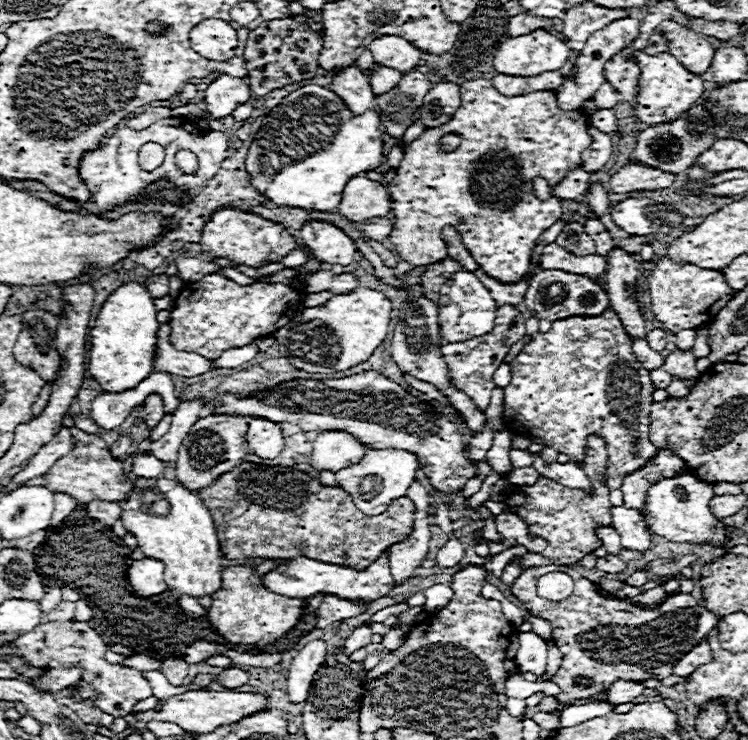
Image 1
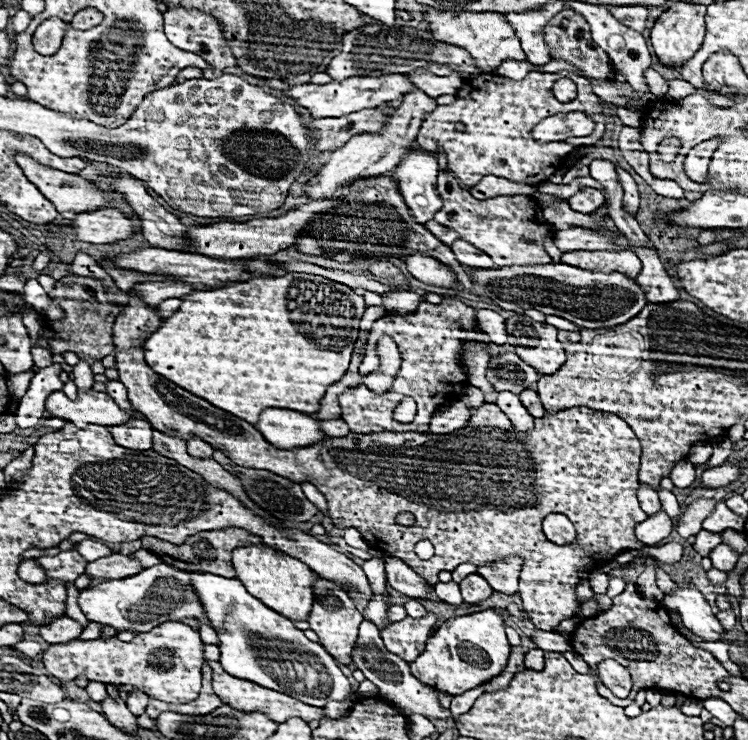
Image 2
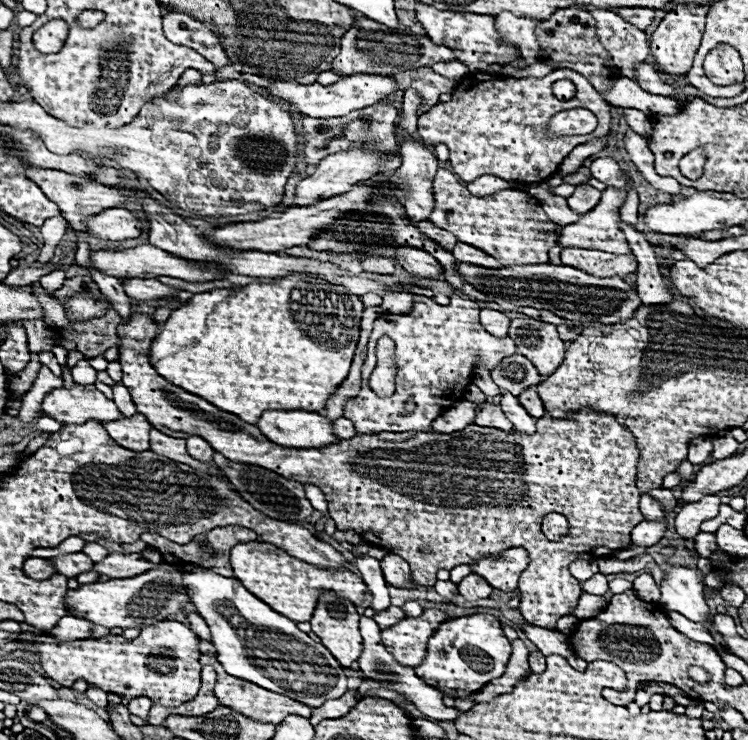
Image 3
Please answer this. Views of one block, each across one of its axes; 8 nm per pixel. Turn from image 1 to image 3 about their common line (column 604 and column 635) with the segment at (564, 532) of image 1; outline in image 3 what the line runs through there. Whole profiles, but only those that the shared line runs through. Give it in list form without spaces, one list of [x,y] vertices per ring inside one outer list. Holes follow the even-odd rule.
[[[132,314],[130,322],[128,324],[120,324],[118,326],[118,336],[120,336],[120,364],[122,364],[122,370],[124,370],[124,378],[122,378],[122,384],[130,390],[132,394],[132,400],[136,404],[136,410],[142,412],[150,424],[154,428],[158,428],[160,432],[168,434],[168,436],[174,436],[174,438],[186,438],[186,436],[202,436],[206,442],[210,442],[210,446],[216,450],[216,452],[222,452],[226,458],[230,460],[238,460],[238,462],[246,462],[246,464],[256,464],[256,466],[262,466],[262,468],[268,468],[268,470],[274,470],[278,472],[280,476],[288,478],[288,480],[296,480],[296,482],[302,482],[302,484],[312,484],[312,486],[318,486],[326,500],[328,500],[328,510],[330,510],[330,516],[332,520],[336,522],[336,528],[338,530],[354,530],[358,532],[362,538],[366,540],[374,540],[372,544],[380,544],[380,548],[388,548],[388,550],[394,550],[394,554],[402,556],[408,564],[410,564],[410,570],[412,570],[412,584],[414,586],[434,586],[436,582],[436,572],[440,568],[446,568],[446,570],[452,570],[454,566],[458,564],[470,564],[472,560],[478,560],[480,556],[488,556],[488,554],[500,554],[508,548],[526,548],[528,554],[530,554],[530,564],[526,568],[526,576],[520,578],[520,592],[522,592],[522,602],[520,602],[520,612],[524,616],[524,620],[528,624],[534,624],[534,626],[540,626],[540,628],[548,628],[548,630],[554,630],[556,628],[556,622],[558,618],[566,616],[566,614],[572,614],[574,610],[574,604],[578,604],[578,596],[580,596],[580,584],[574,576],[570,576],[568,572],[568,564],[574,562],[576,558],[580,560],[596,560],[596,558],[606,558],[610,556],[614,550],[622,550],[622,548],[628,548],[630,546],[630,532],[634,528],[634,524],[642,522],[642,514],[638,512],[638,500],[640,500],[640,492],[636,488],[636,462],[638,462],[638,450],[636,450],[636,444],[634,444],[634,438],[630,438],[630,432],[626,428],[622,428],[612,416],[604,416],[604,414],[594,414],[594,412],[580,412],[576,418],[566,418],[566,420],[556,420],[548,414],[544,414],[542,418],[538,418],[536,422],[536,432],[530,436],[530,434],[520,434],[520,432],[502,432],[502,430],[496,430],[496,428],[484,428],[484,426],[476,426],[476,424],[470,424],[470,428],[464,428],[462,432],[452,432],[448,436],[444,434],[438,434],[438,432],[418,432],[418,434],[370,434],[370,436],[354,436],[350,440],[338,440],[336,444],[332,446],[324,446],[324,448],[286,448],[286,446],[278,446],[274,442],[270,442],[262,432],[258,432],[256,426],[250,426],[246,422],[242,422],[238,416],[232,416],[232,414],[226,414],[210,404],[206,404],[206,400],[170,384],[168,380],[164,380],[162,376],[158,376],[158,372],[154,370],[154,366],[150,364],[150,344],[152,340],[158,336],[158,324],[152,320],[152,316],[138,316],[138,314]],[[132,348],[132,350],[128,350]],[[550,512],[558,512],[562,516],[566,516],[568,524],[570,524],[570,530],[568,534],[560,540],[560,542],[552,542],[548,540],[542,530],[540,530],[540,524],[542,524],[542,518]],[[420,546],[428,546],[428,552],[420,552]]]

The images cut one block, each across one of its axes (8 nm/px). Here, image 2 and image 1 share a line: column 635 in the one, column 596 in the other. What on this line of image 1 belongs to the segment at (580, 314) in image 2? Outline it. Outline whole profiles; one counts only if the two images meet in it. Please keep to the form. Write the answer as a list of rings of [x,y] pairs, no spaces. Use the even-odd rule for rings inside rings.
[[[538,270],[530,278],[530,286],[524,296],[524,306],[534,312],[538,320],[562,320],[568,316],[600,316],[610,308],[606,290],[584,274],[570,274],[564,270]]]

